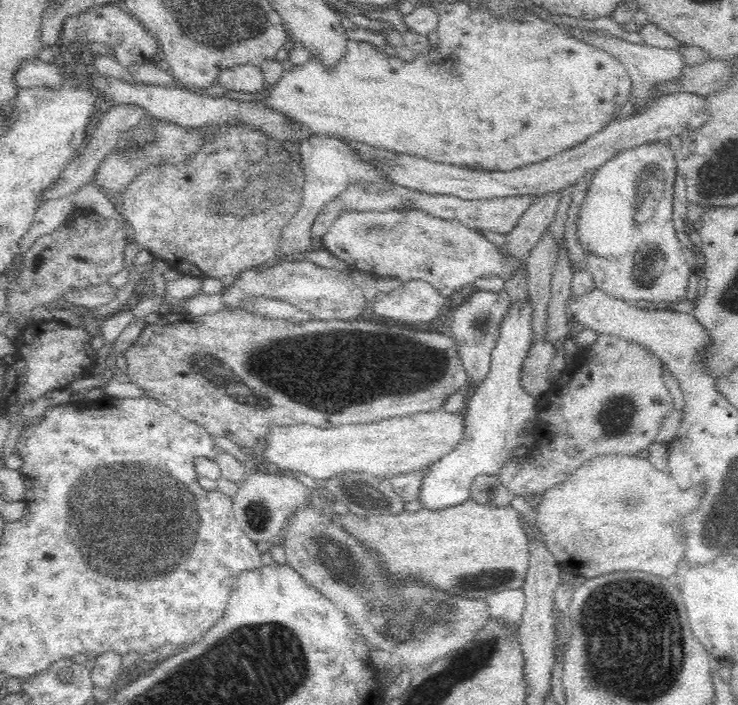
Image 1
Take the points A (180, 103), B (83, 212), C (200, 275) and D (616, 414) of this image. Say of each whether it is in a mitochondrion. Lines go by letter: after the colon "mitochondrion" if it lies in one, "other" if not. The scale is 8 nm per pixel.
A: other
B: other
C: other
D: mitochondrion

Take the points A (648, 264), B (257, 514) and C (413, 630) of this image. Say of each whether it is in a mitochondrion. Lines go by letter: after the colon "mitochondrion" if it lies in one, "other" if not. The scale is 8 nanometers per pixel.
A: mitochondrion
B: mitochondrion
C: mitochondrion

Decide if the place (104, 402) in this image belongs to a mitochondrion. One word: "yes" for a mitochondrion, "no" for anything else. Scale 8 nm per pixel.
no

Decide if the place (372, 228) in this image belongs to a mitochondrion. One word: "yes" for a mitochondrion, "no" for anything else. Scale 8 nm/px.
yes

